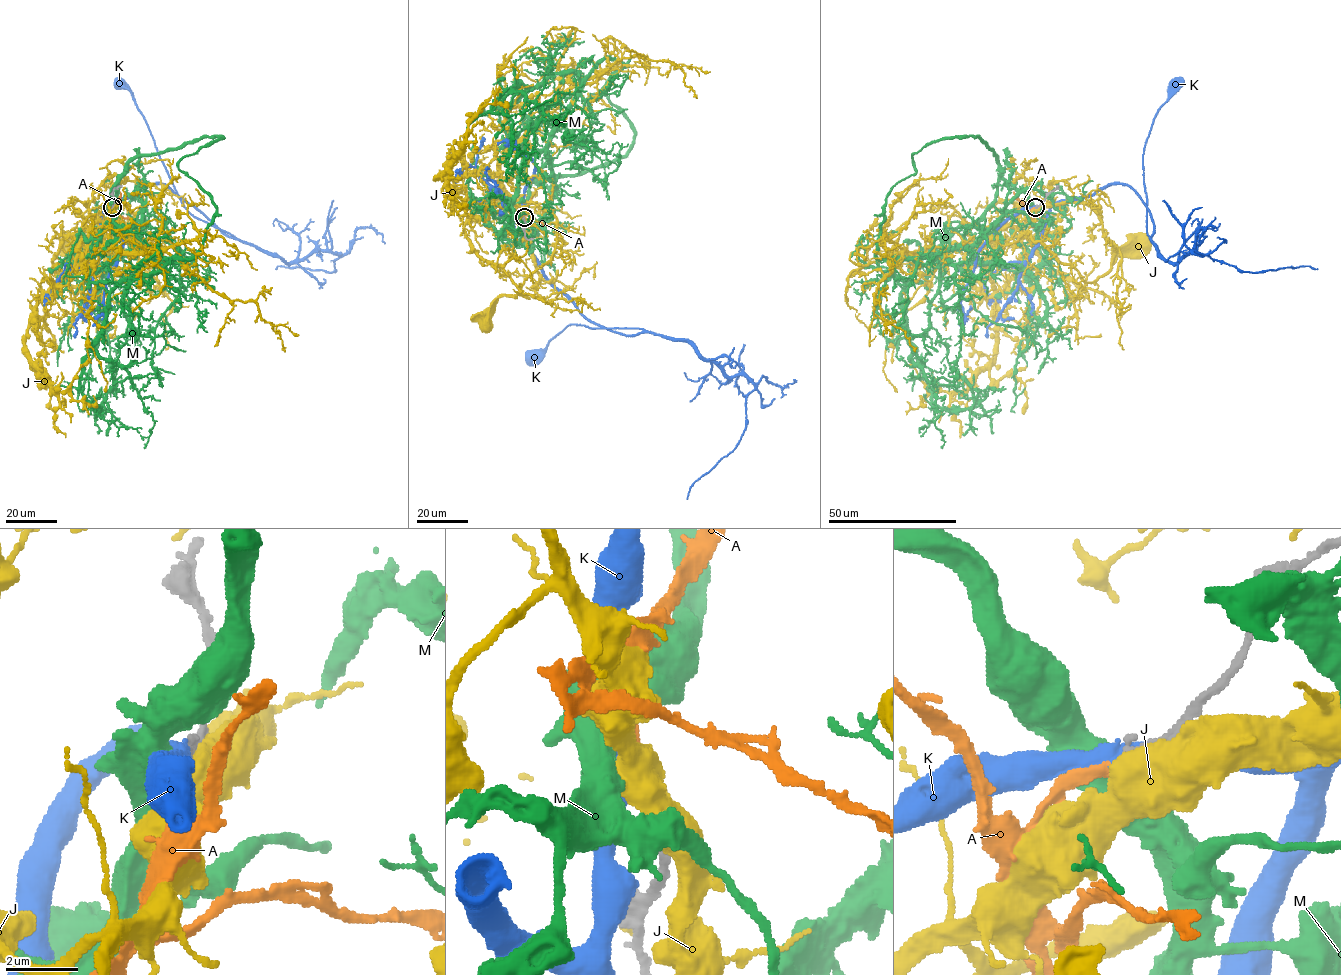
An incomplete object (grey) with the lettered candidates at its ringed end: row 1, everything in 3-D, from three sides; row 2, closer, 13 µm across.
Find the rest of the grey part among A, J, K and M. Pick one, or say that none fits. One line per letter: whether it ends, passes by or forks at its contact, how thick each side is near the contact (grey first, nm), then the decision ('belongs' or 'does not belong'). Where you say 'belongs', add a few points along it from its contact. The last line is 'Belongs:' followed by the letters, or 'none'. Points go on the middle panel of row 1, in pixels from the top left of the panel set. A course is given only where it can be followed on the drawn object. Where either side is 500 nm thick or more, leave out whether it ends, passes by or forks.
A: it ends | 240/320 nm | belongs | via (524, 217), (522, 211), (544, 228)
J: 300/800 nm | does not belong
K: 300/550 nm | does not belong
M: 200/650 nm | does not belong
Belongs: A

